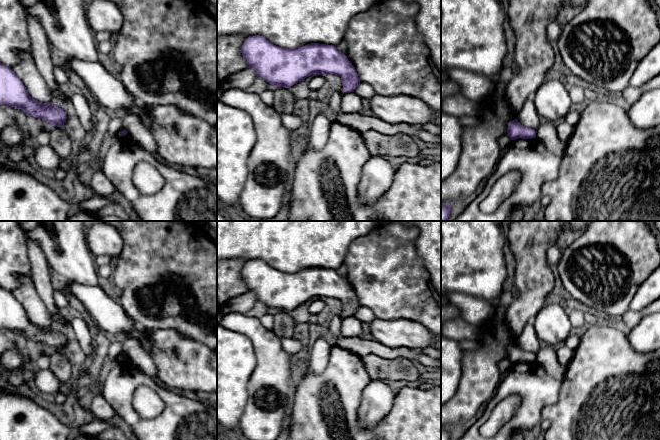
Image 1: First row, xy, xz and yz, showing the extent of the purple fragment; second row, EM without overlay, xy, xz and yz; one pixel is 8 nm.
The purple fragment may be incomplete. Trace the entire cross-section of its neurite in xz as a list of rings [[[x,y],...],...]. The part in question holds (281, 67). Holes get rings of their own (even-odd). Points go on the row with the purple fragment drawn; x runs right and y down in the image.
[[[249,36],[241,49],[248,68],[256,71],[257,77],[263,78],[273,87],[289,88],[312,74],[335,74],[341,77],[343,92],[354,92],[360,83],[357,72],[347,56],[334,45],[310,43],[302,47],[288,49],[274,45],[263,36]]]

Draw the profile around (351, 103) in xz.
[[[343,92],[341,111],[346,114],[367,114],[365,101],[354,92]]]

